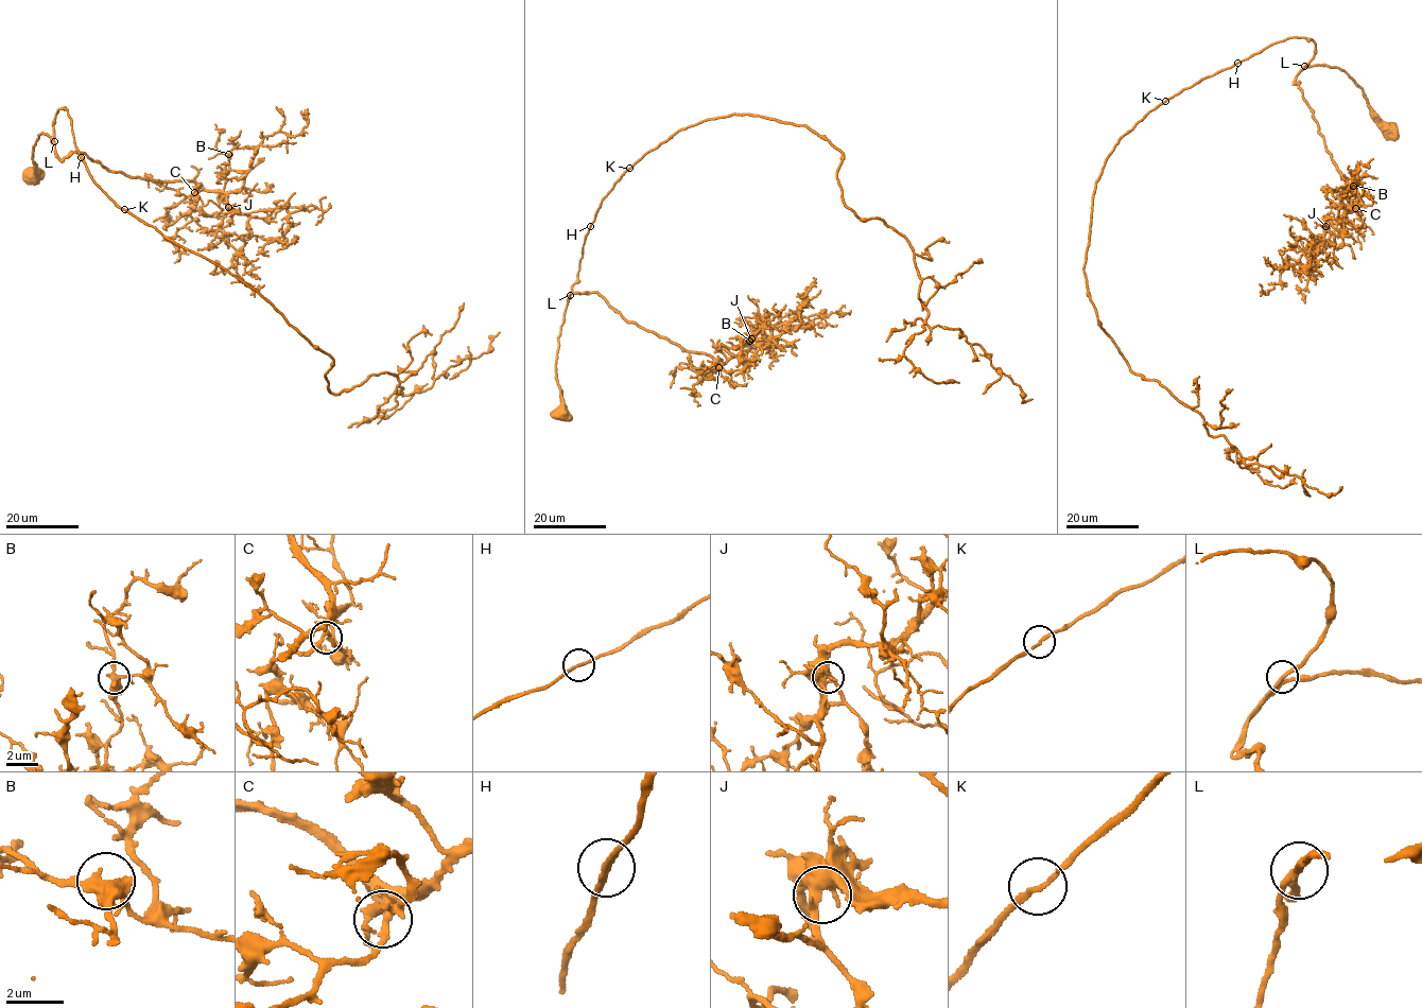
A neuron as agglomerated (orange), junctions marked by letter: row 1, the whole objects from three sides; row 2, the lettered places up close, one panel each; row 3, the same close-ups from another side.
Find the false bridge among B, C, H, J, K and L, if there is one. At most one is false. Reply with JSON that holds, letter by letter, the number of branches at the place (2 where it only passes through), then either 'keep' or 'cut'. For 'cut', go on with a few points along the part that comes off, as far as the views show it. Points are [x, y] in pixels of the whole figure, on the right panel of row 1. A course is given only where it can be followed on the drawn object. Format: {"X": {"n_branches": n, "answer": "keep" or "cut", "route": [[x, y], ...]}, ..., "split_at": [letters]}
{"B": {"n_branches": 3, "answer": "keep"}, "C": {"n_branches": 3, "answer": "keep"}, "H": {"n_branches": 2, "answer": "keep"}, "J": {"n_branches": 2, "answer": "keep"}, "K": {"n_branches": 2, "answer": "keep"}, "L": {"n_branches": 3, "answer": "keep"}, "split_at": []}

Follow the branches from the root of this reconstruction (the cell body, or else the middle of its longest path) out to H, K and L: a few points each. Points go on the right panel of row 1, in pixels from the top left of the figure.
H: (1389, 131), (1362, 88), (1344, 70), (1305, 66), (1314, 55), (1314, 40), (1288, 37), (1238, 63)
K: (1389, 131), (1362, 88), (1344, 70), (1305, 66), (1315, 49), (1314, 40), (1305, 38), (1273, 42), (1165, 101)
L: (1389, 131), (1369, 105), (1362, 88), (1344, 70), (1325, 65), (1304, 66)

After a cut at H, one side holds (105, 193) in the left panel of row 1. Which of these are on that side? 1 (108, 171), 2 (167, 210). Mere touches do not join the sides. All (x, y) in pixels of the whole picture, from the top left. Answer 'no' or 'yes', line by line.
1: no
2: no

